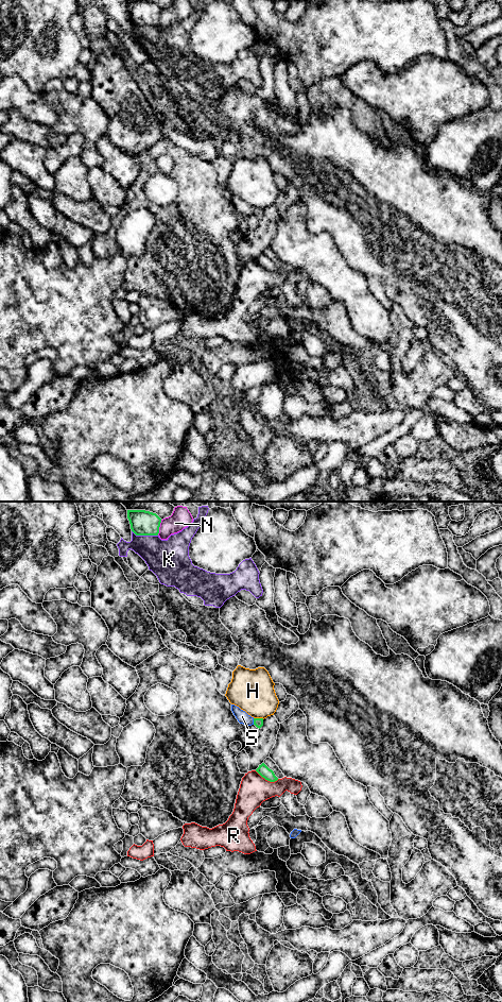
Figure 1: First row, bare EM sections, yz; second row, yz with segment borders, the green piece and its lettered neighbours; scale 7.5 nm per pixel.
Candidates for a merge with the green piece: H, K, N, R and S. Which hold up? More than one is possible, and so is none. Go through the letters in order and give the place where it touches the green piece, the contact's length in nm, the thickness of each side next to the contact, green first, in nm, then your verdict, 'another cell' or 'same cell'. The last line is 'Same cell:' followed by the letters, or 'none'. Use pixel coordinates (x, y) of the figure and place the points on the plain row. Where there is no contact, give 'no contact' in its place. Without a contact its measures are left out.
H: yz (259, 208) | 80 nm | 70/320 nm | another cell
K: yz (144, 24) | 200 nm | 190/300 nm | another cell
N: yz (159, 16) | 120 nm | 190/140 nm | another cell
R: yz (266, 269) | 200 nm | 90/220 nm | another cell
S: yz (254, 211) | 50 nm | 70/90 nm | another cell
Same cell: none

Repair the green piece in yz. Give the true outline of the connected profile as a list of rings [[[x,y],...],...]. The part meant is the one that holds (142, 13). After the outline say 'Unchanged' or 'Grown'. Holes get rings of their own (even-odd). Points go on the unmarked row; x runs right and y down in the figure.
[[[127,0],[131,19],[136,26],[158,26],[161,9],[145,0]]]. Unchanged

